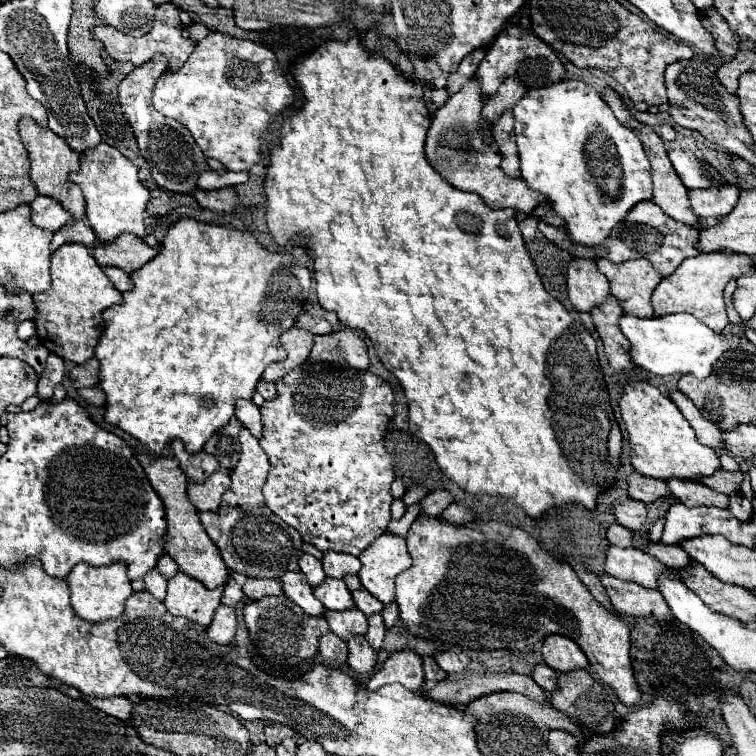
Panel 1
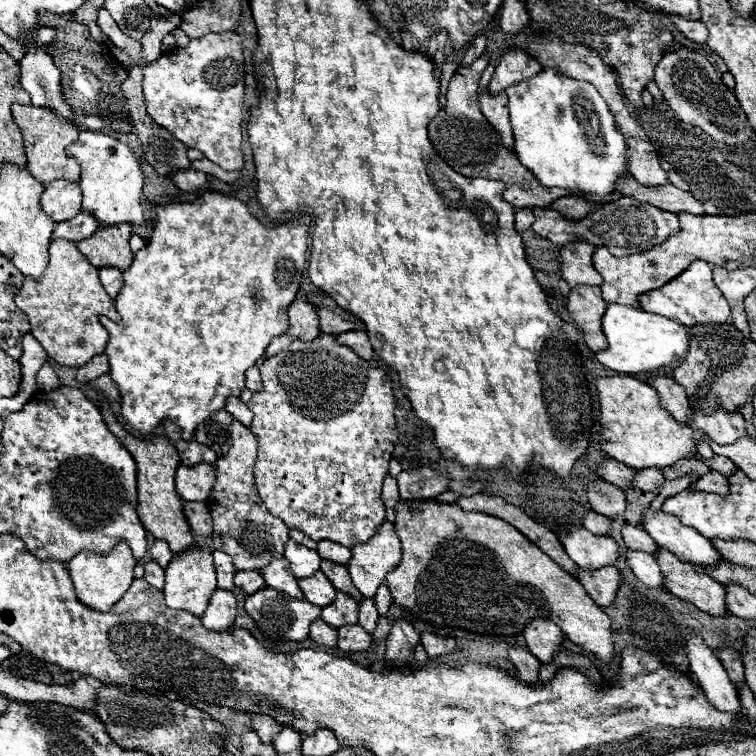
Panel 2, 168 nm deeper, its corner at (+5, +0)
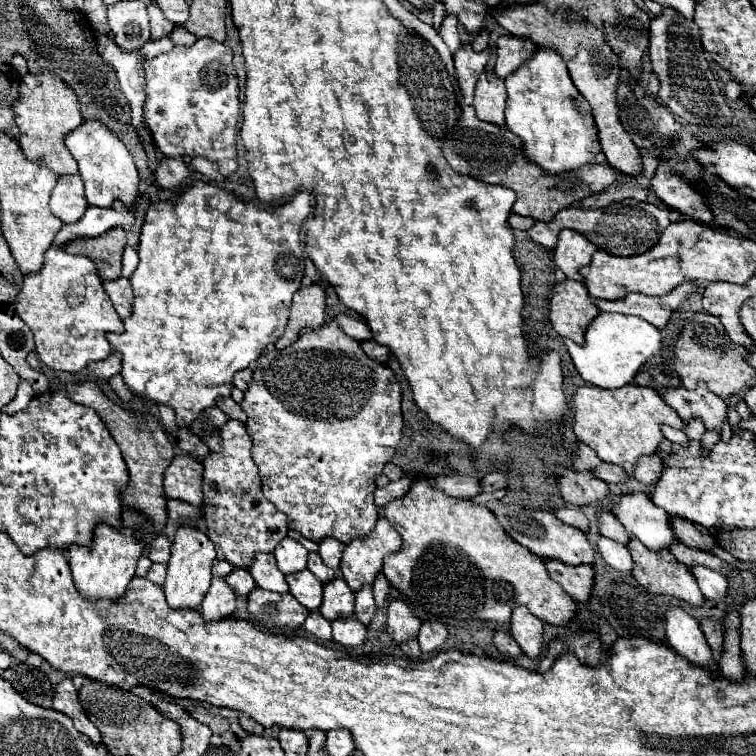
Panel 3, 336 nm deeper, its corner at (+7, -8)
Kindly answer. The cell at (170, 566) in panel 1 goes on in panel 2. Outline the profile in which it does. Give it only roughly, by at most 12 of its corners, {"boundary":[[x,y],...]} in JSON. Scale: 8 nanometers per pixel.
{"boundary":[[155,540],[149,554],[161,568],[173,558],[163,540]]}

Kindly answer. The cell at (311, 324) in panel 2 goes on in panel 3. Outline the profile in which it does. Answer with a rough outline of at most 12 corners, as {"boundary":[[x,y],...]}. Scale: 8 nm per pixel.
{"boundary":[[319,284],[293,296],[287,328],[275,348],[297,342],[303,328],[325,324]]}

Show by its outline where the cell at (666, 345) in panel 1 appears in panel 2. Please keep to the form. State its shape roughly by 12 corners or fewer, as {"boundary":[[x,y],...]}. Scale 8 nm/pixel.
{"boundary":[[609,304],[607,348],[617,374],[653,372],[689,350],[683,324]]}

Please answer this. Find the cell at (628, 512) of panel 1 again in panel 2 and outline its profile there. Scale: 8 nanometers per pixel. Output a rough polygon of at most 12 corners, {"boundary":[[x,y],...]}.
{"boundary":[[591,476],[587,504],[597,514],[617,518],[625,494],[615,484]]}

